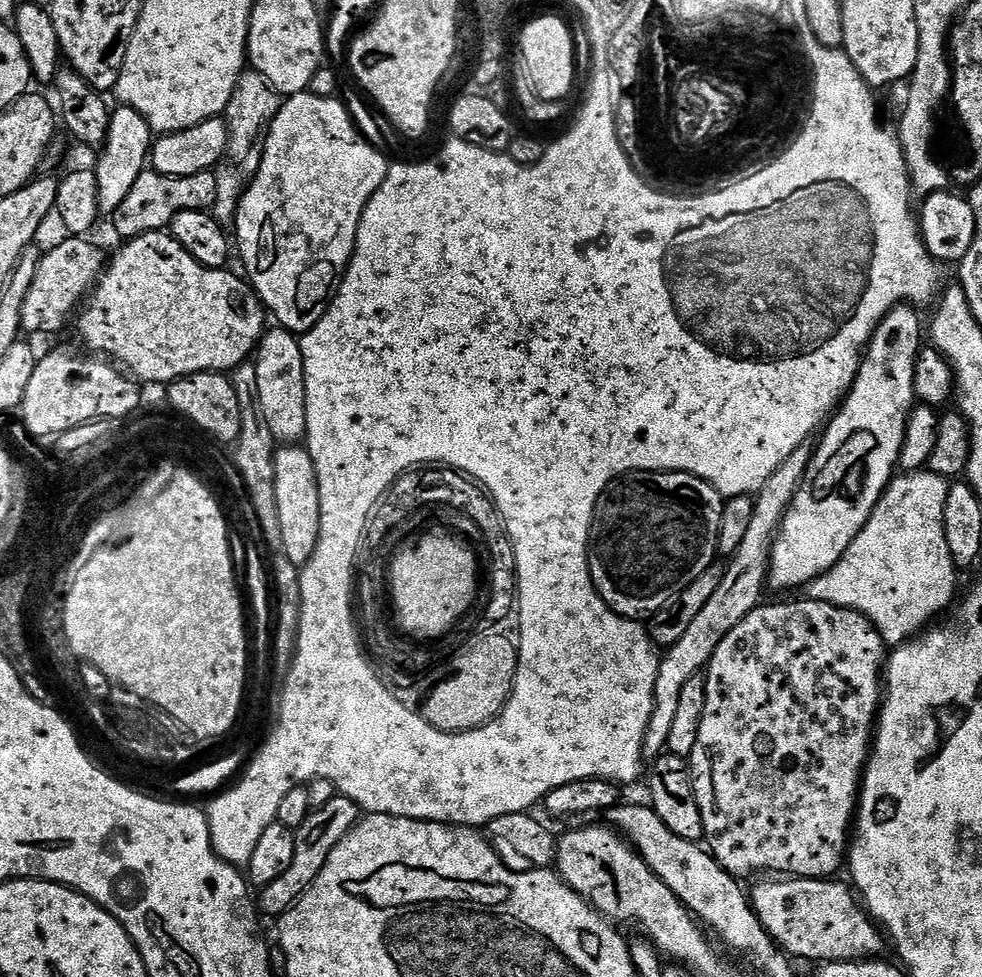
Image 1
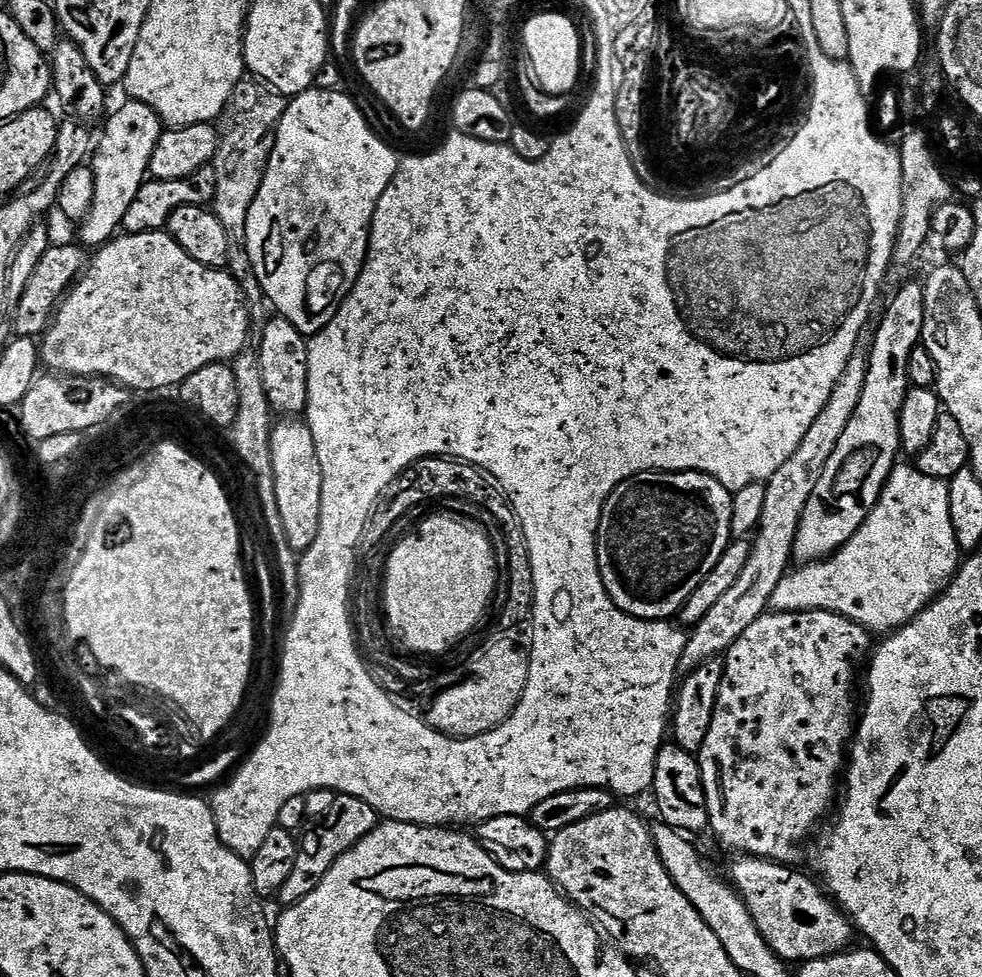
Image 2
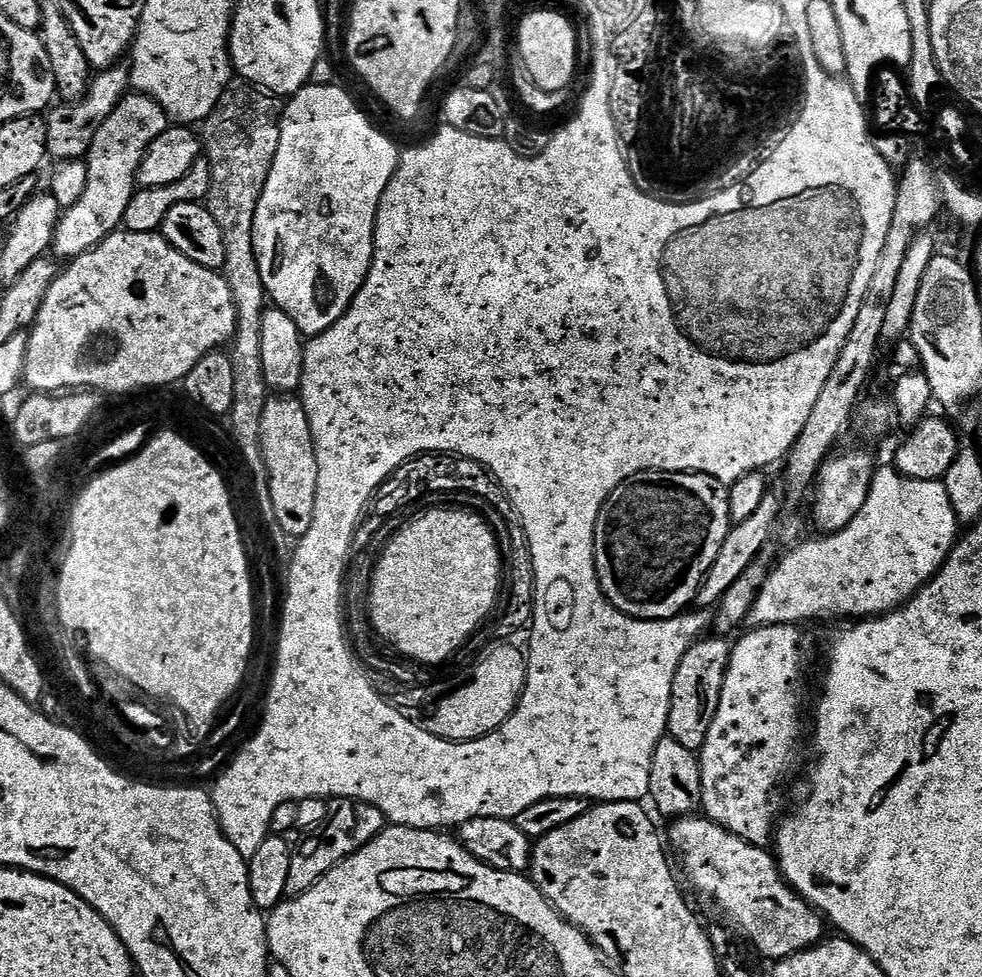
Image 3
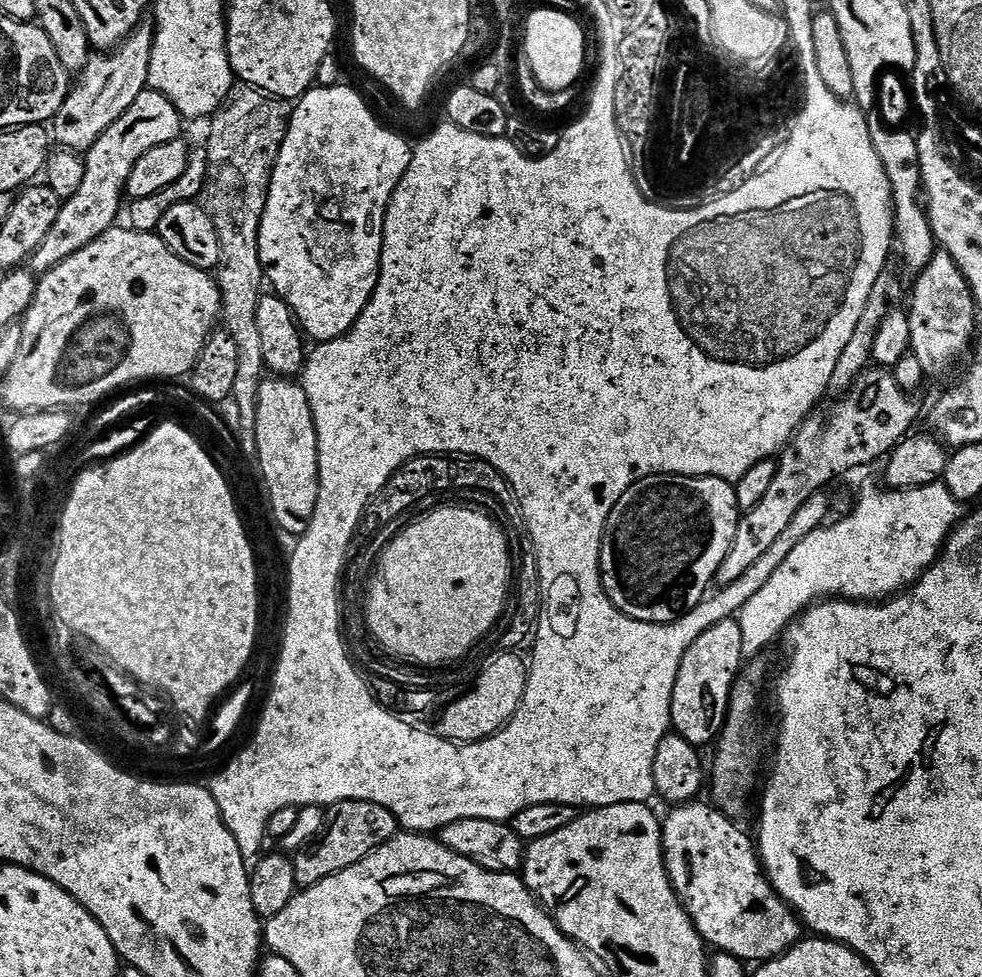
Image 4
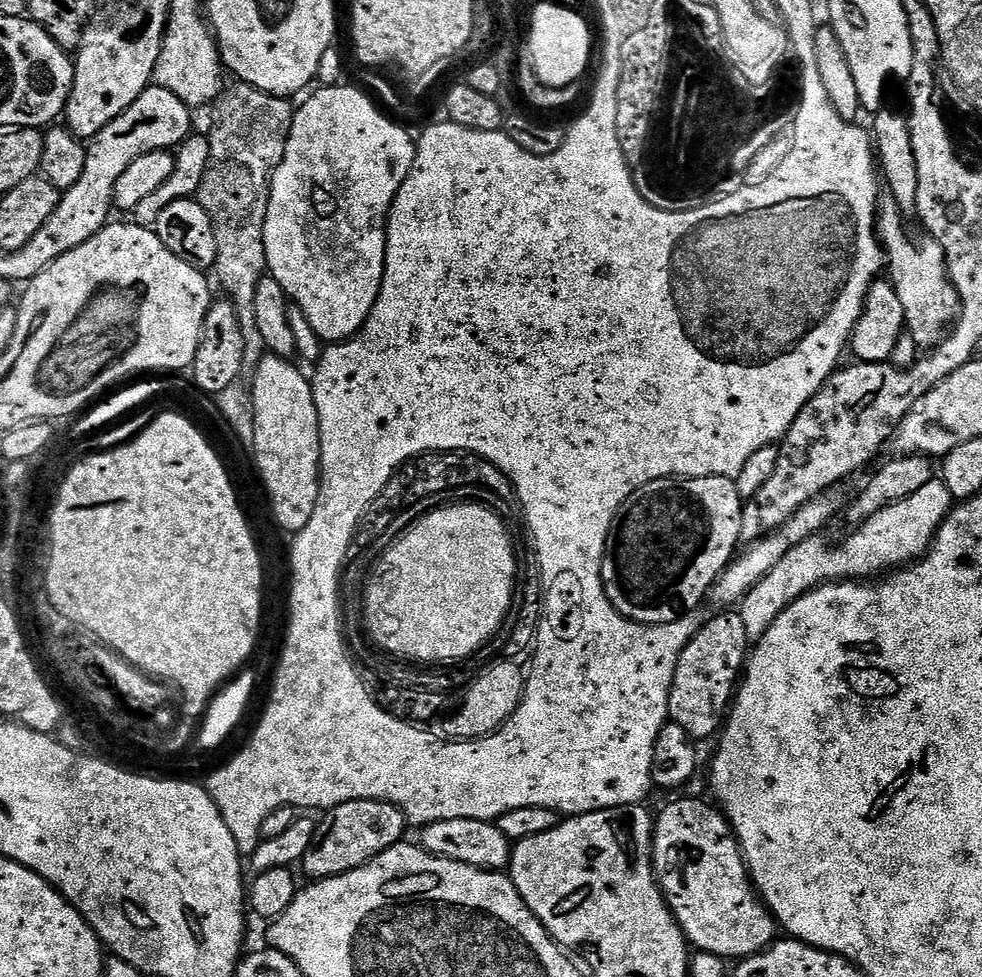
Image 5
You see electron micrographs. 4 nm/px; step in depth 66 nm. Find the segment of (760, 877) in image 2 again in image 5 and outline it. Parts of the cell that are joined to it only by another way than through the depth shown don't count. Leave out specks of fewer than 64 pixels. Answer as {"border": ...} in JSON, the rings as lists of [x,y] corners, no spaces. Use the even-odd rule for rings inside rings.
{"border":[[[676,800],[666,805],[660,816],[658,812],[652,837],[656,879],[693,949],[723,958],[747,958],[777,939],[778,923],[752,883],[728,817],[709,804]]]}

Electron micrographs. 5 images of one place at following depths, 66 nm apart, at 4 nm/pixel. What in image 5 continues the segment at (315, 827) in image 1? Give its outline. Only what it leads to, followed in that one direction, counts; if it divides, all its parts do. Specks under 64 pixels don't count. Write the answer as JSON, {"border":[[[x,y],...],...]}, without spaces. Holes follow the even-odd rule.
{"border":[[[351,800],[327,809],[323,816],[324,821],[317,823],[314,842],[310,842],[310,850],[306,850],[302,861],[302,869],[312,882],[358,870],[390,846],[401,843],[404,831],[410,828],[404,811],[385,800]]]}

